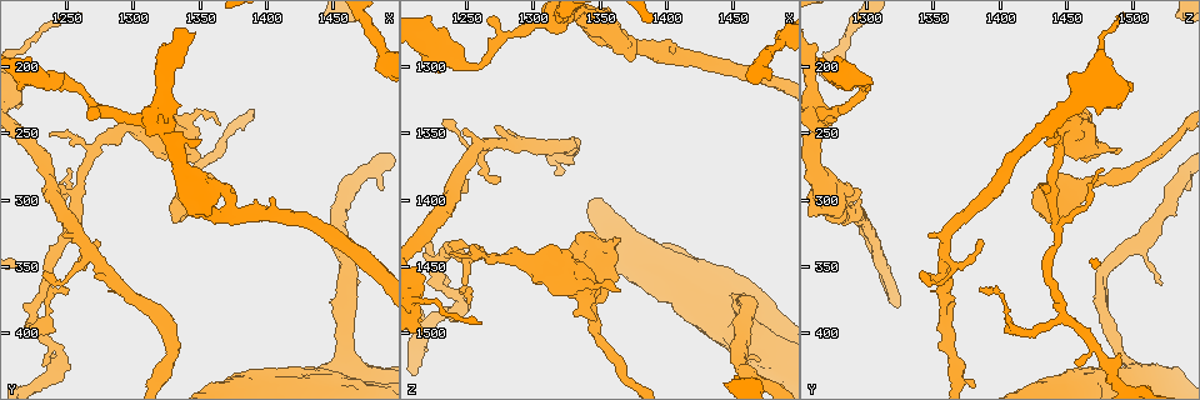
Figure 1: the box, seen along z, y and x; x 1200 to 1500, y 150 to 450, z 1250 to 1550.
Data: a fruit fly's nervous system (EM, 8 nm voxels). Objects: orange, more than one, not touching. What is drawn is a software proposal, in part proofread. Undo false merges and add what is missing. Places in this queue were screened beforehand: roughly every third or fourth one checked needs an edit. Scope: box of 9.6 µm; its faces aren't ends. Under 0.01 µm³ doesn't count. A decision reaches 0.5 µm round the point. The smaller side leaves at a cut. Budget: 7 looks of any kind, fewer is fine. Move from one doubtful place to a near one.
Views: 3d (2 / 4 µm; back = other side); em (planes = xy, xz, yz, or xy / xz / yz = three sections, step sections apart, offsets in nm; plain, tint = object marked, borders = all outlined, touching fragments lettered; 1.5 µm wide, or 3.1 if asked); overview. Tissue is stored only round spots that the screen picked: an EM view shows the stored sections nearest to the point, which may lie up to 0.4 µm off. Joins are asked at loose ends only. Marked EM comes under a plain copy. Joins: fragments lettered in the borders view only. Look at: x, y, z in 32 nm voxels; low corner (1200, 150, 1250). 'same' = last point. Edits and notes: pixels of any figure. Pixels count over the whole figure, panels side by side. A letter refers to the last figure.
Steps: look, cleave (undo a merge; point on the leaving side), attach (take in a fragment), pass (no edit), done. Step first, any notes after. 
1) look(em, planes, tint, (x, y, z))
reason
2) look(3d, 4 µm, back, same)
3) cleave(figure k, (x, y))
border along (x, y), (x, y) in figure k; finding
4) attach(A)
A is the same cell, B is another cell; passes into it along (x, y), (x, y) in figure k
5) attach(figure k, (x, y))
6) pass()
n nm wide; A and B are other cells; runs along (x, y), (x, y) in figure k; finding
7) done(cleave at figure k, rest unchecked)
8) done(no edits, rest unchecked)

look(3d, 4 µm, (1224, 388, 1448))
arms part here

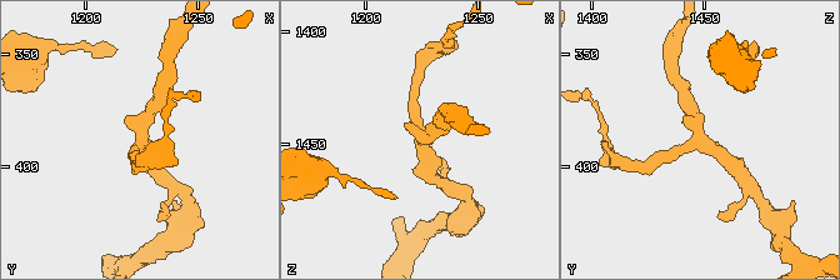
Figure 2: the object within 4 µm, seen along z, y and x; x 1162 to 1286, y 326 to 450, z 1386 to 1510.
look(em, xy, step 4, tint, (1224, 386, 1446))
3 arms; arms of 180, 200, 200 nm; need the tissue

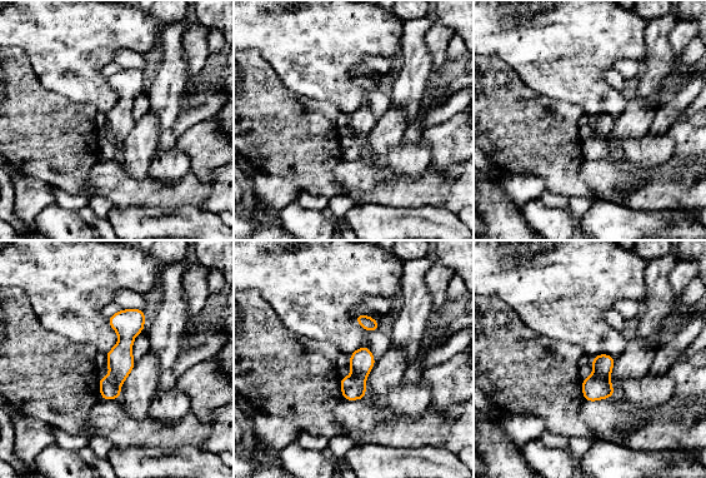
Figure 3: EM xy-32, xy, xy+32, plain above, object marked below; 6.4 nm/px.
look(em, planes, borders, same)

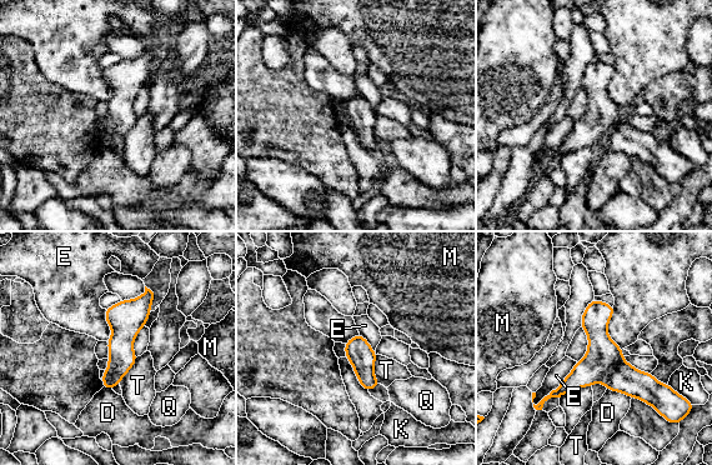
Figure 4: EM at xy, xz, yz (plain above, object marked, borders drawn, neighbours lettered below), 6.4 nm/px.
pass()
D, E, K, M, Q and T are other cells; runs along (595, 303), (601, 349), (660, 390) in figure 4; all the same neuron

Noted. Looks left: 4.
look(em, xy, step 4, borders, (1278, 332, 1384))
branch stops here

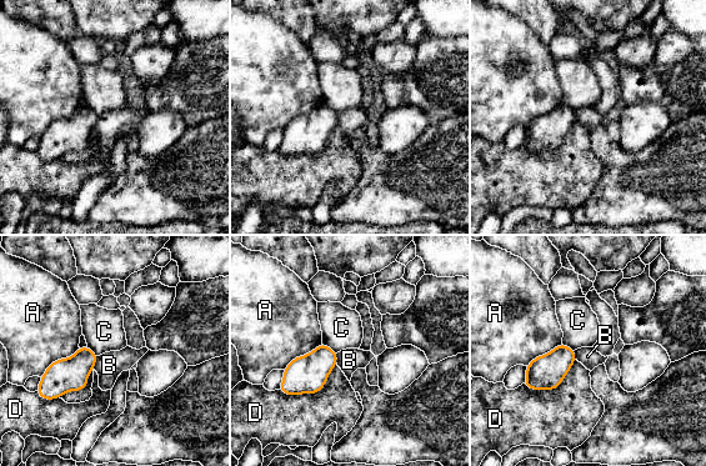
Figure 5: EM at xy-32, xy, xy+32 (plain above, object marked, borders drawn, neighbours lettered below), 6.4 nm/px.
look(em, planes, borders, same)

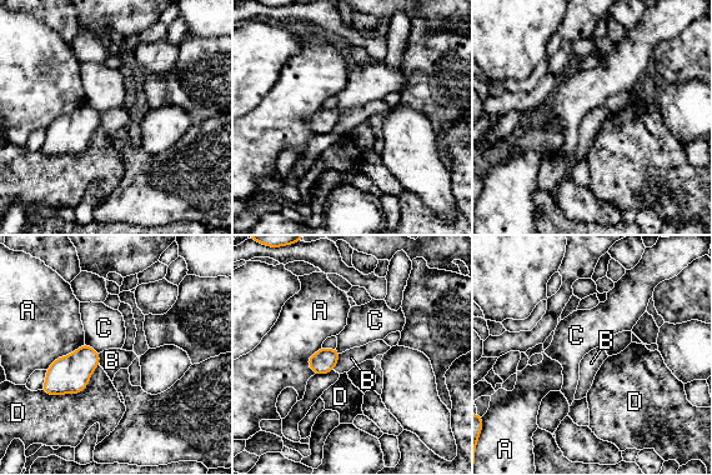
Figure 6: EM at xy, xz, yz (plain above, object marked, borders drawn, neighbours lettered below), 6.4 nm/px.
pass()
D touches over 420 nm; A, B, C and D are other cells; border along (340, 354), (332, 369) in figure 6; none of them fits

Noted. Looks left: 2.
look(3d, 2 µm, back, (1234, 352, 1342))
an open end

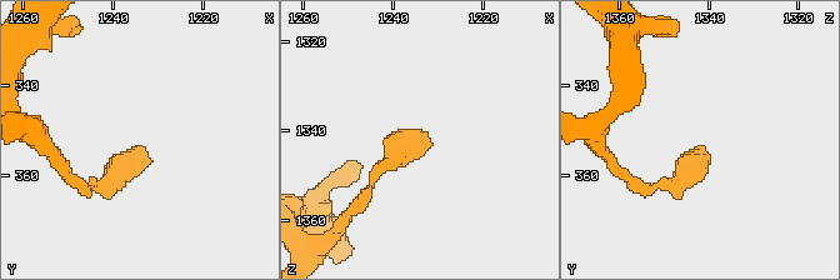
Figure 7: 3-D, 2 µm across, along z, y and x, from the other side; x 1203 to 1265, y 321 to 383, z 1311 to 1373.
look(em, planes, borders, (1234, 353, 1342))
shape alone is not enough

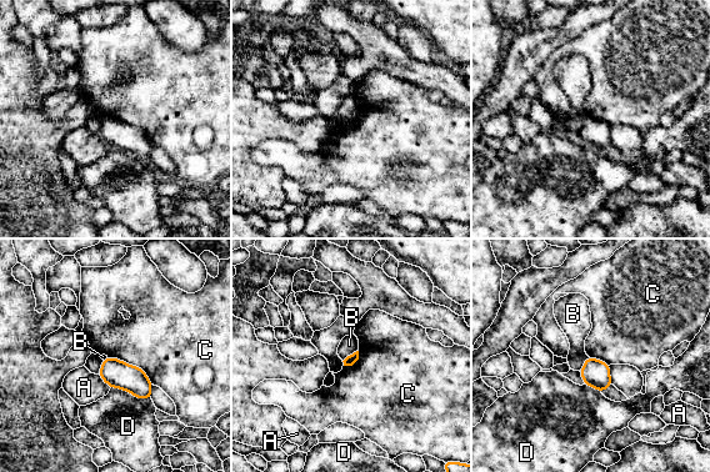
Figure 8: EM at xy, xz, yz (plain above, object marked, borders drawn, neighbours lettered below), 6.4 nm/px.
pass()
C touches over 340 nm; A, B, C and D are other cells; border along (108, 356), (139, 366), (153, 383) in figure 8; none of them fits

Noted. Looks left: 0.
done(no edits, rest unchecked)

